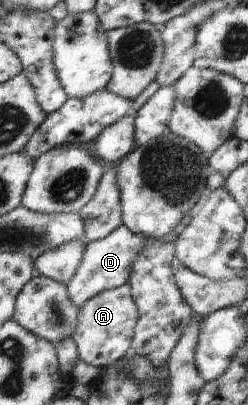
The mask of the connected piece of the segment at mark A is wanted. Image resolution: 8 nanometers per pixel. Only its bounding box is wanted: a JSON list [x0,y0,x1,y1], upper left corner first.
[70,284,137,369]

